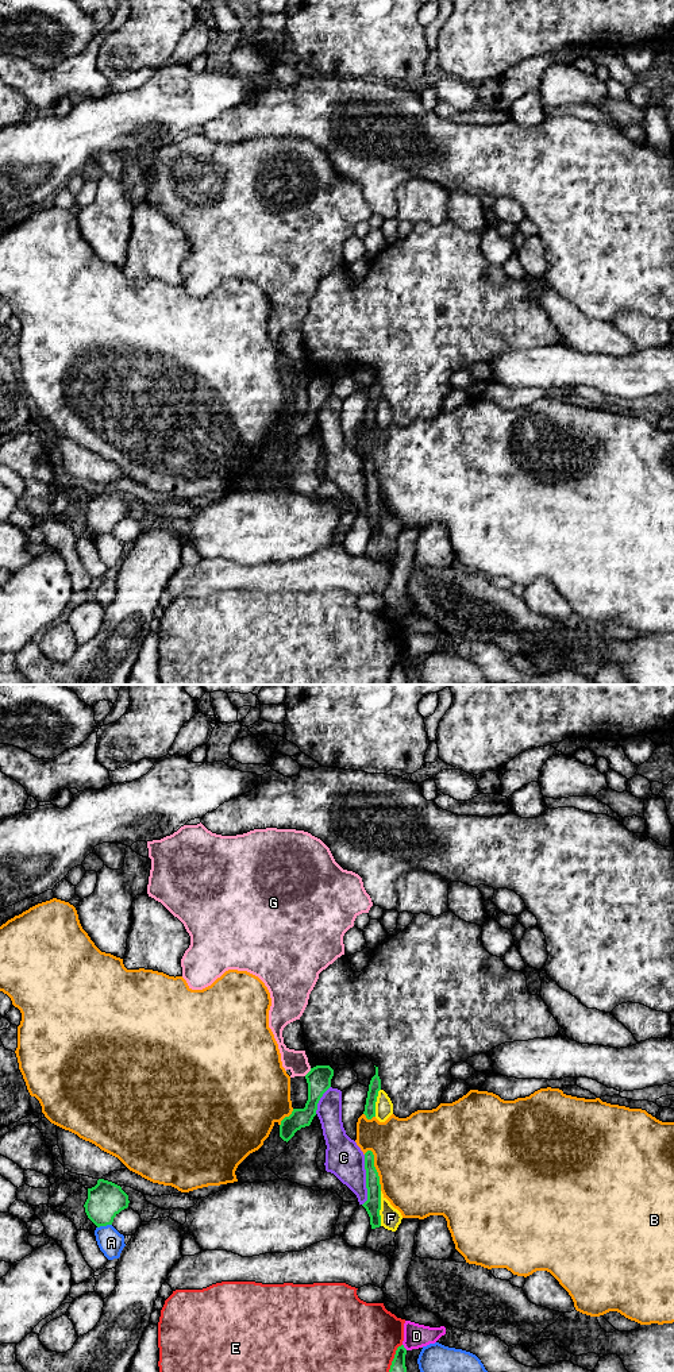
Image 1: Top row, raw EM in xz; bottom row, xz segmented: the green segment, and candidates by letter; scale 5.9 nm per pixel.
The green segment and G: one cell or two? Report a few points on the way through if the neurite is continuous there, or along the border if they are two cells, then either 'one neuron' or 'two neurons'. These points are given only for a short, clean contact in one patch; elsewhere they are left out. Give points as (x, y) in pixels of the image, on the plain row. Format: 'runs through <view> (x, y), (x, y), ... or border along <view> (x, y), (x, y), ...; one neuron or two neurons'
border along xz (311, 377), (304, 384); two neurons

